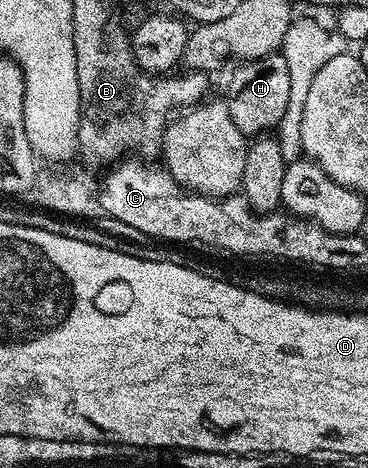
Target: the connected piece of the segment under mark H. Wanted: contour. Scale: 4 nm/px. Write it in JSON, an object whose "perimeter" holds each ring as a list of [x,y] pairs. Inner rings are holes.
{"perimeter":[[[282,54],[241,62],[228,83],[226,102],[234,125],[245,137],[260,137],[276,129],[286,113],[290,100],[290,76]]]}

